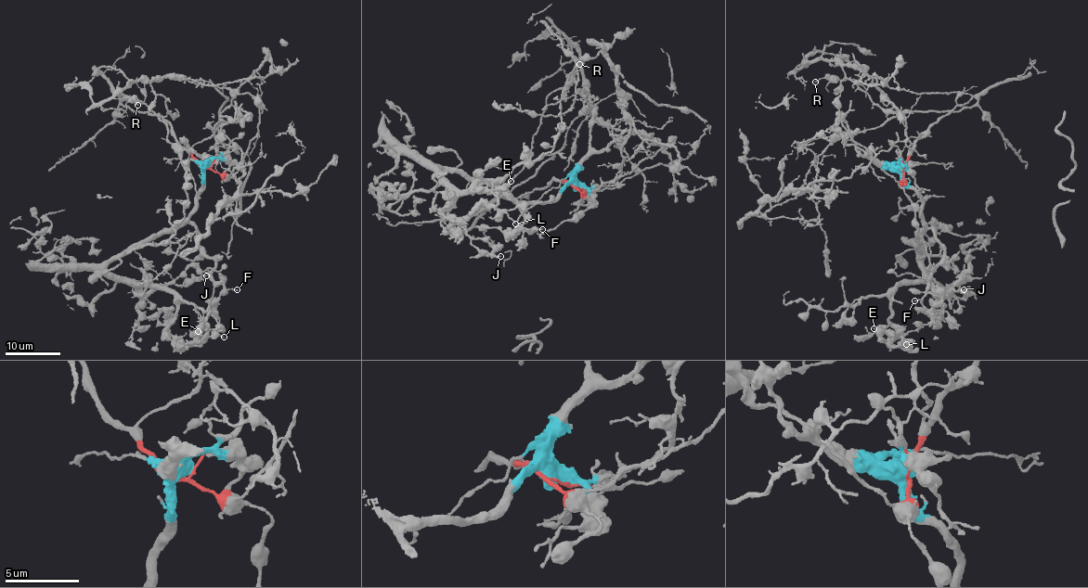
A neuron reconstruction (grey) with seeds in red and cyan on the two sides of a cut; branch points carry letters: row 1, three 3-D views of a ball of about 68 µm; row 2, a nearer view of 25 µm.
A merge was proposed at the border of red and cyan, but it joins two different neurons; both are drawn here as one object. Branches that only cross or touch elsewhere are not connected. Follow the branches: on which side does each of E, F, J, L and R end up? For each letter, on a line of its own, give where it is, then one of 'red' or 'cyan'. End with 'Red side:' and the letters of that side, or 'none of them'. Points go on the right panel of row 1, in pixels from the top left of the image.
E: (874, 328) | cyan
F: (914, 300) | cyan
J: (964, 289) | cyan
L: (906, 344) | cyan
R: (815, 82) | red
Red side: R

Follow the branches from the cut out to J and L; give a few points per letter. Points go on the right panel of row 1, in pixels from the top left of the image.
J: (902, 170), (926, 223), (918, 237), (920, 260), (940, 294), (963, 294), (964, 288)
L: (902, 170), (926, 223), (918, 237), (923, 279), (891, 294), (888, 322), (897, 330), (891, 346), (907, 345)

